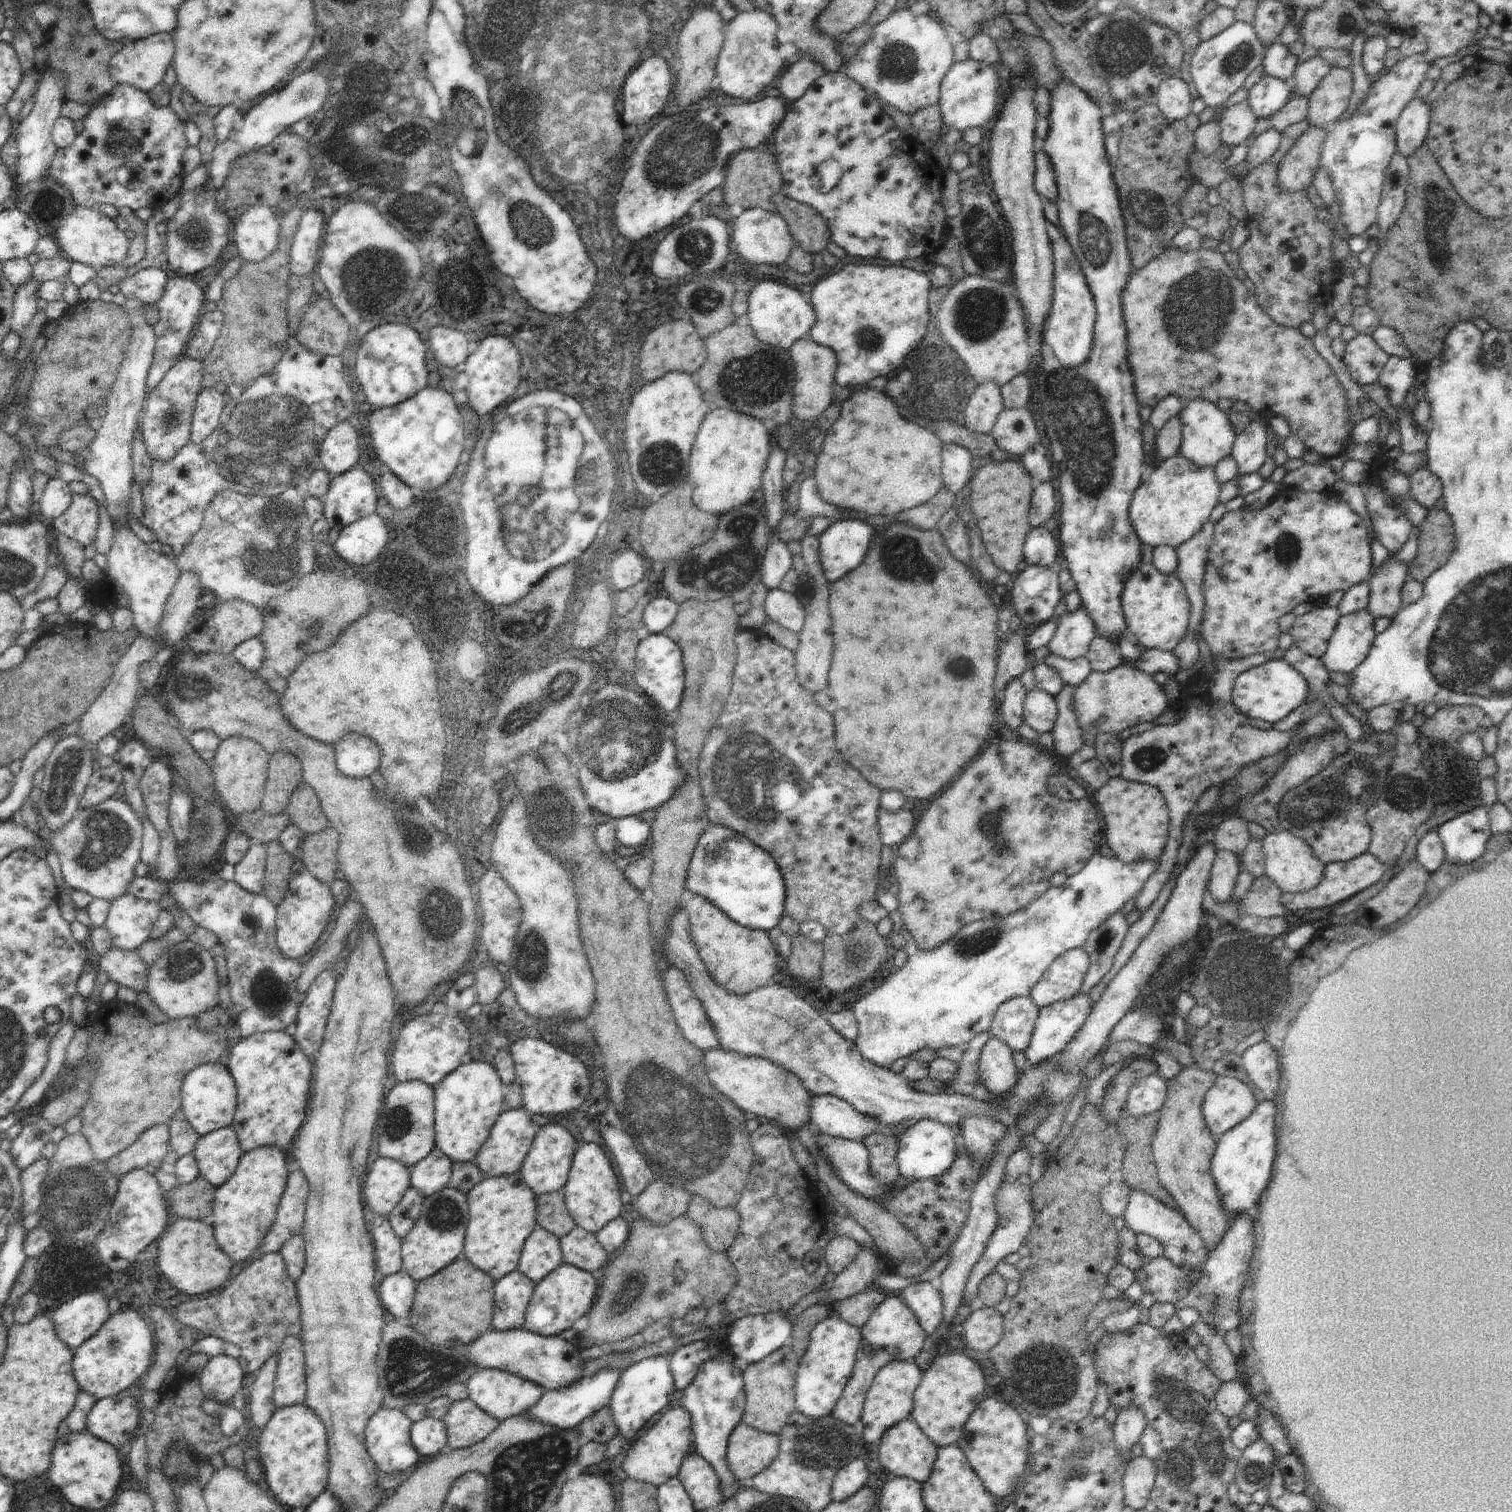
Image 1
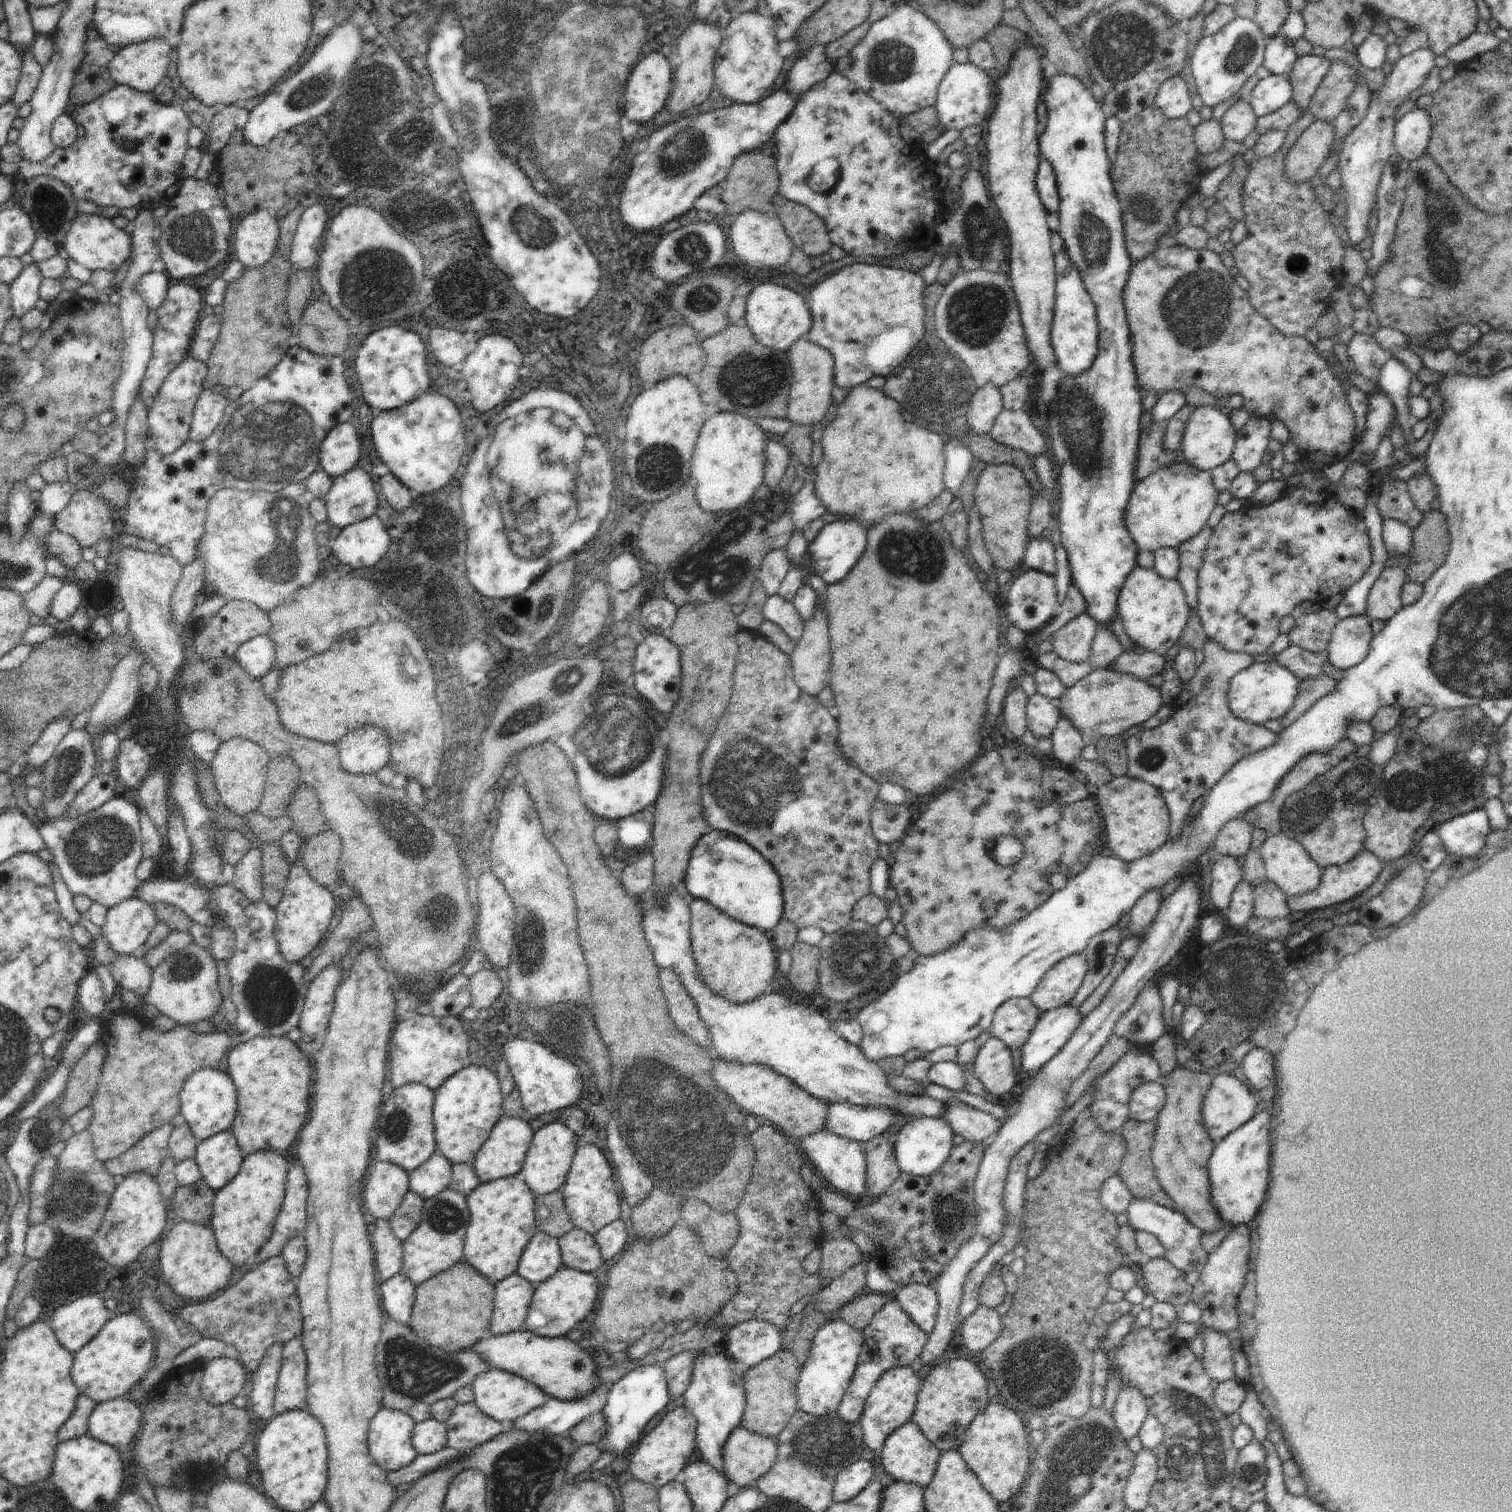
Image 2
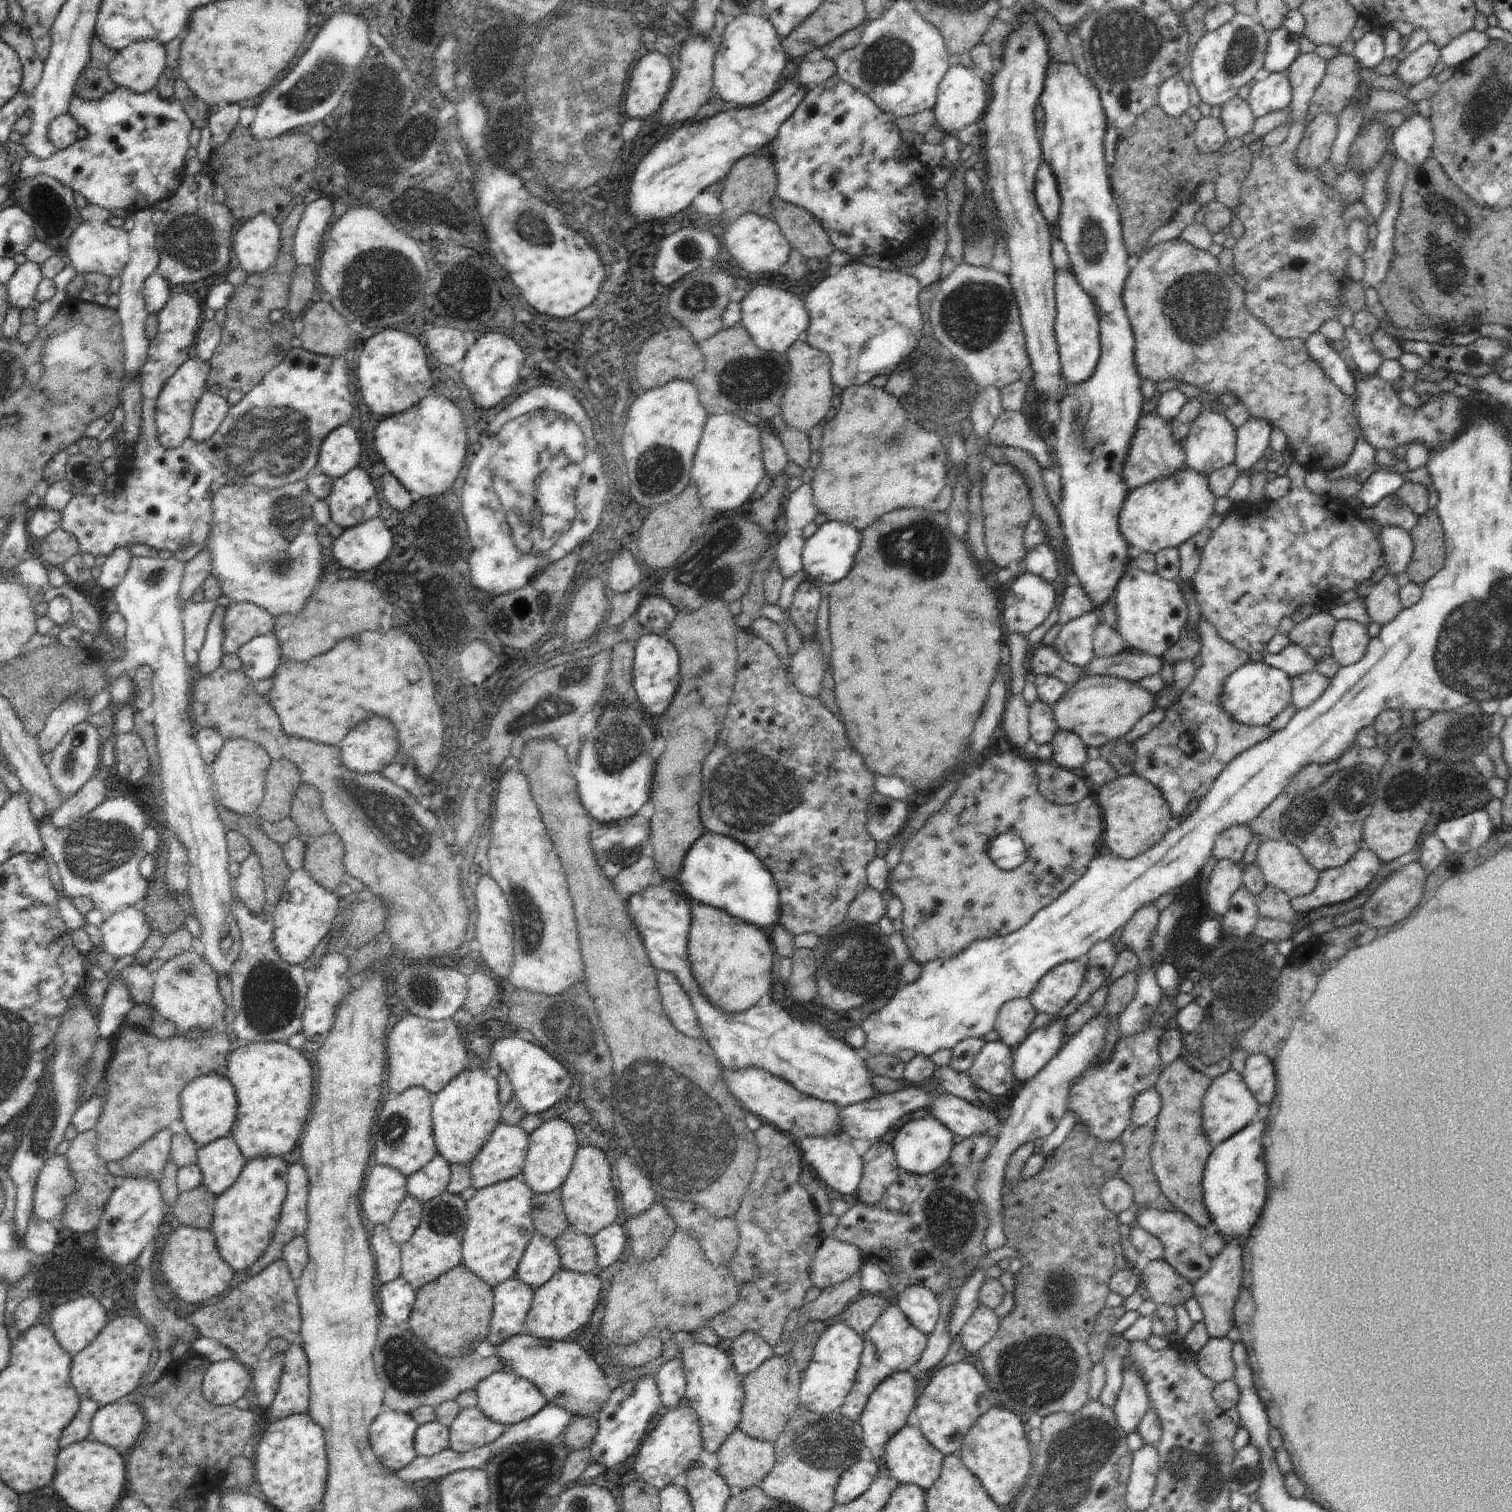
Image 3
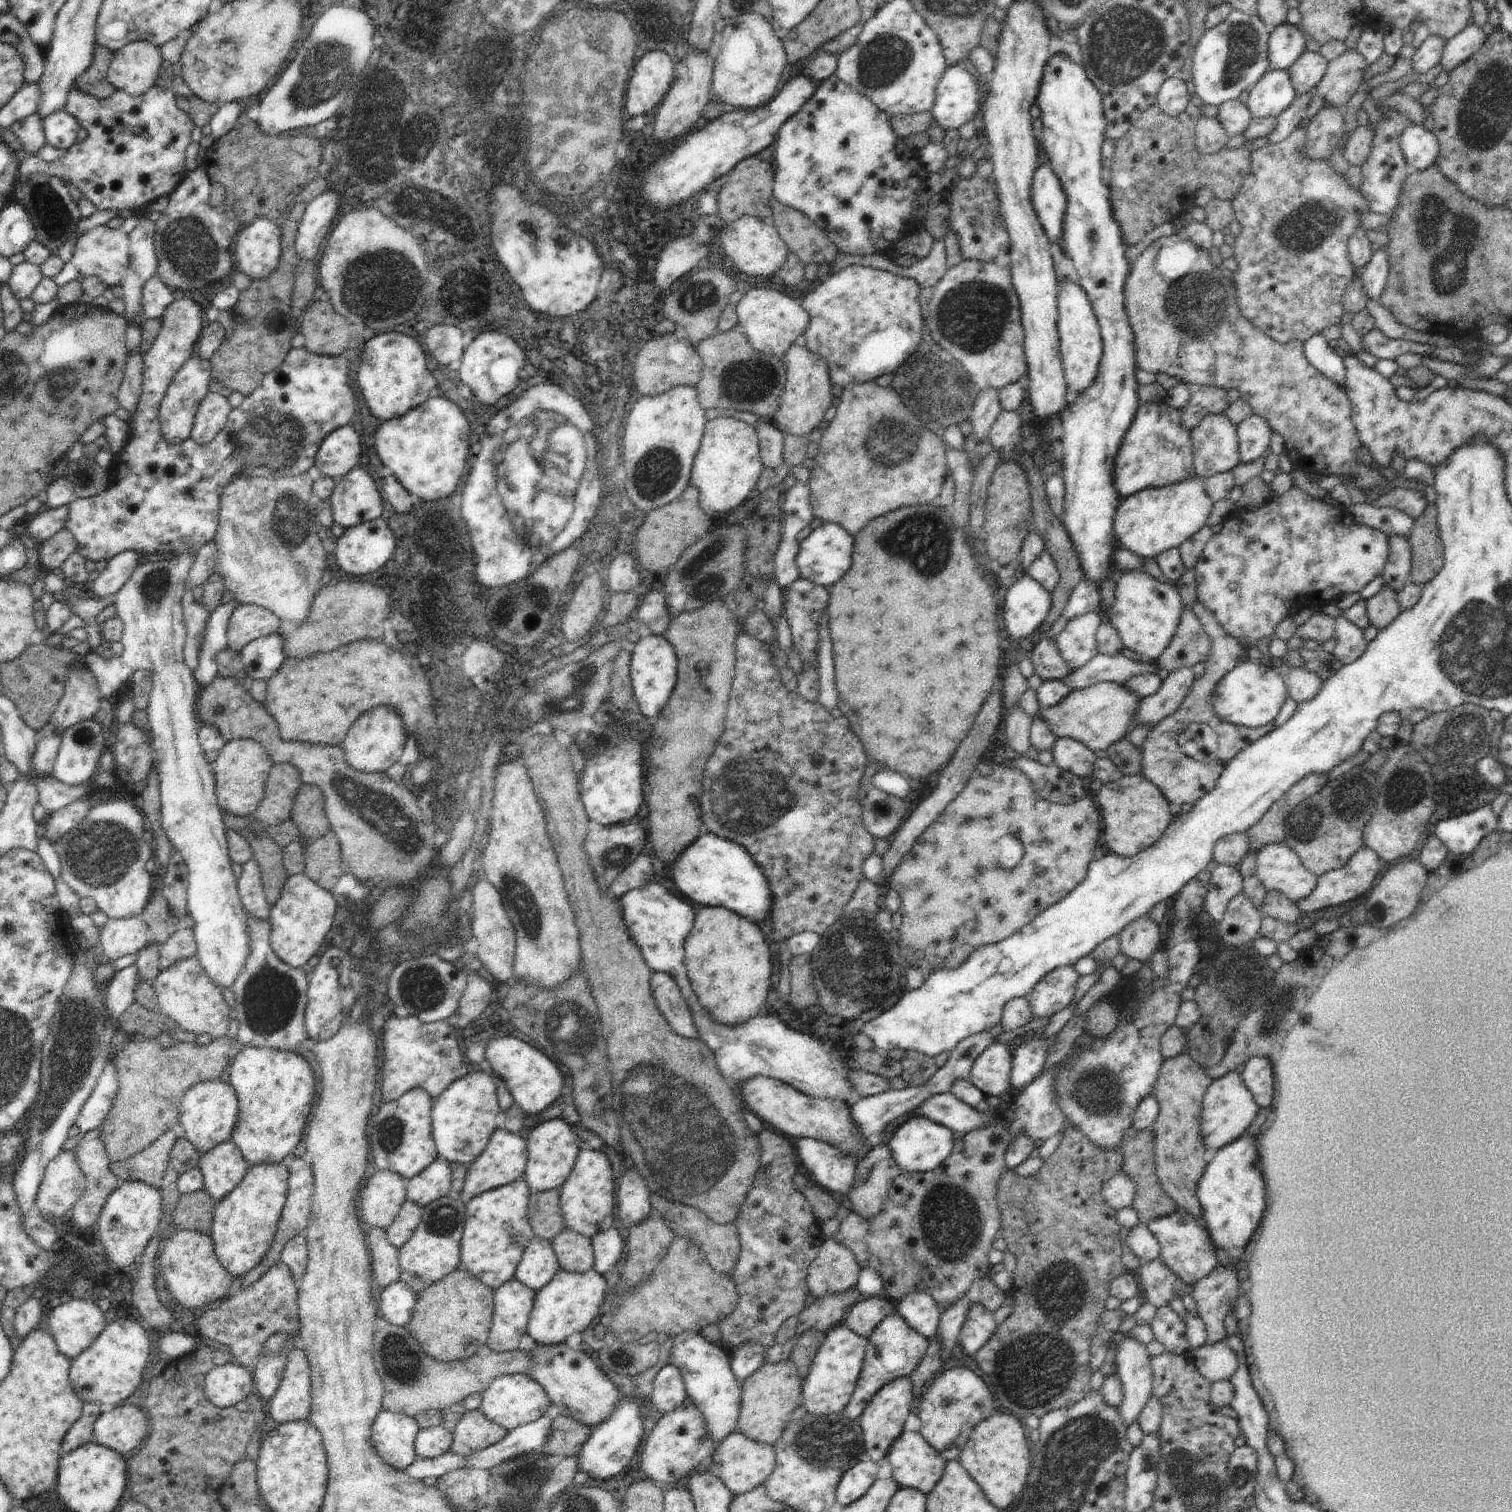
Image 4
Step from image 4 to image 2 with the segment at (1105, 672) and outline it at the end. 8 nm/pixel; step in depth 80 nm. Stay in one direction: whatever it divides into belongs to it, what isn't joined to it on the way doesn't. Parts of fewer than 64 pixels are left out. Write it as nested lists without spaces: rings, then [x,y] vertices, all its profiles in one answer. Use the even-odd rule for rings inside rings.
[[[1124,651],[1113,663],[1105,666],[1104,669],[1119,673],[1128,673],[1138,677],[1140,680],[1147,680],[1151,676],[1162,673],[1164,670],[1163,656],[1154,651],[1145,651],[1142,654]]]

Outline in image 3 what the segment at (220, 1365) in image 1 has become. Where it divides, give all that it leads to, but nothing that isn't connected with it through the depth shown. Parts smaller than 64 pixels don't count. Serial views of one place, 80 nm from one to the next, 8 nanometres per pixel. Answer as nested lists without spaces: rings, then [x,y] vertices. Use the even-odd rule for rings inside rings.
[[[234,1358],[212,1363],[201,1386],[204,1398],[215,1405],[234,1404],[252,1387],[252,1370]]]

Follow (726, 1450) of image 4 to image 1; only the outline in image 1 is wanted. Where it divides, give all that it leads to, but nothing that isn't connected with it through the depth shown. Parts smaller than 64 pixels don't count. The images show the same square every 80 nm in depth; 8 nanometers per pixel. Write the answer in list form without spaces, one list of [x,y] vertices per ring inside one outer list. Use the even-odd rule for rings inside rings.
[[[741,1422],[732,1431],[727,1446],[728,1468],[737,1482],[766,1470],[779,1453],[780,1439],[778,1434],[765,1433]]]

